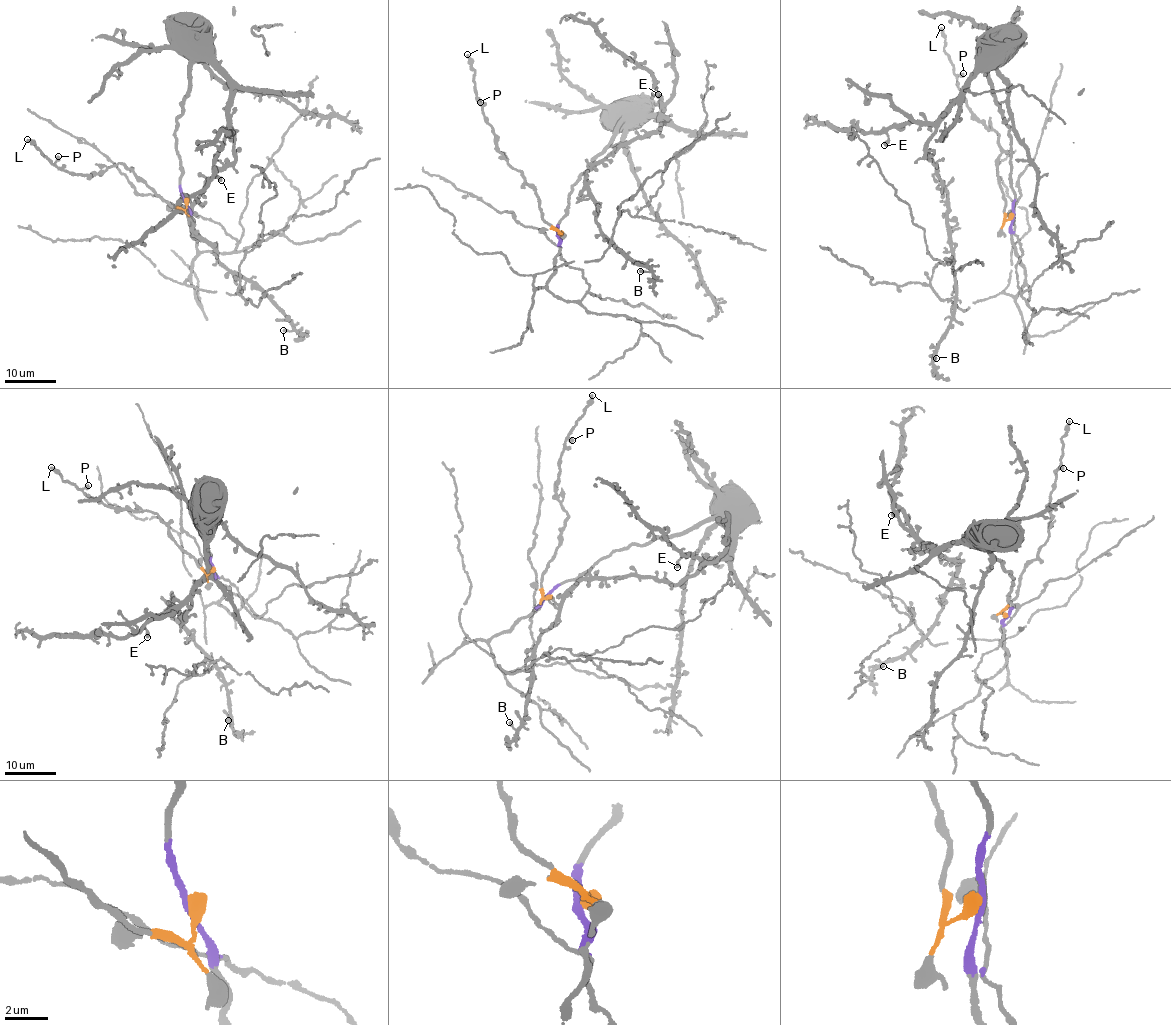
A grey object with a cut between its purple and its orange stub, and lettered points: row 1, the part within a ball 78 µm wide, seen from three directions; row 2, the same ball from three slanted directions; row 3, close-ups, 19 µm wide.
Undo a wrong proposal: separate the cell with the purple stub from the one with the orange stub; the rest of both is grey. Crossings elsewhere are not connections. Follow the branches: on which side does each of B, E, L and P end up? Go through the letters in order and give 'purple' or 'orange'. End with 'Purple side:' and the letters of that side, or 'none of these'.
B: purple
E: purple
L: orange
P: orange
Purple side: B, E

